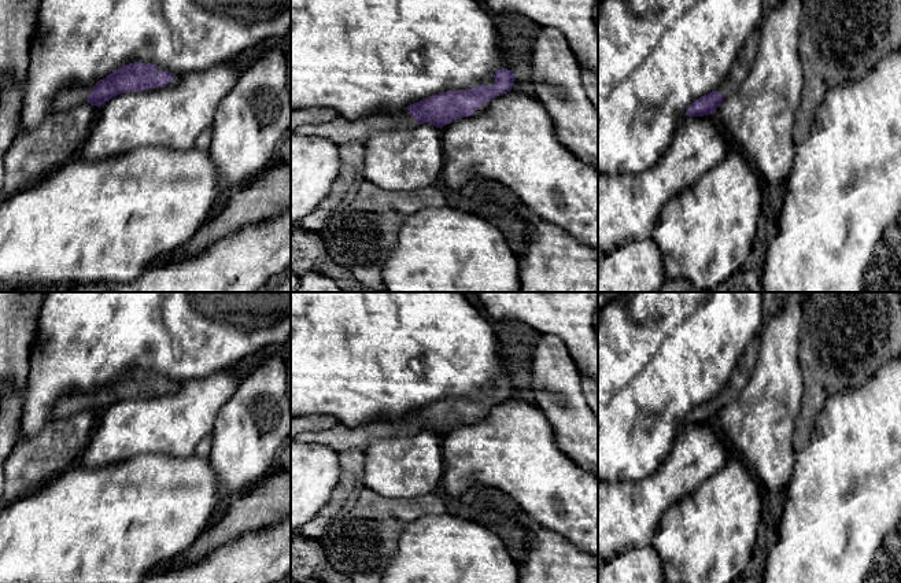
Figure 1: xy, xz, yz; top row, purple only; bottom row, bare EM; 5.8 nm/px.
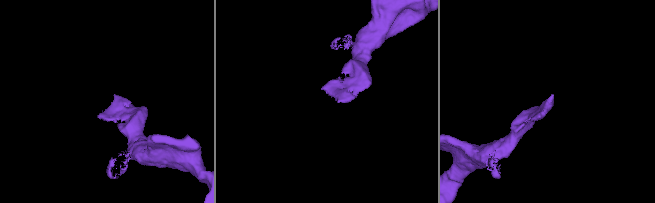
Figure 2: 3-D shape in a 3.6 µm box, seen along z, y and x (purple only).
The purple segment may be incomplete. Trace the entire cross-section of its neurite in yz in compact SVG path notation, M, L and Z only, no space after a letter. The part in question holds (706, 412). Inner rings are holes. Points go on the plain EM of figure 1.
M753 339L739 357L728 383L710 401L695 407L686 418L688 424L713 421L721 409L735 401L747 385L760 355L760 339Z

